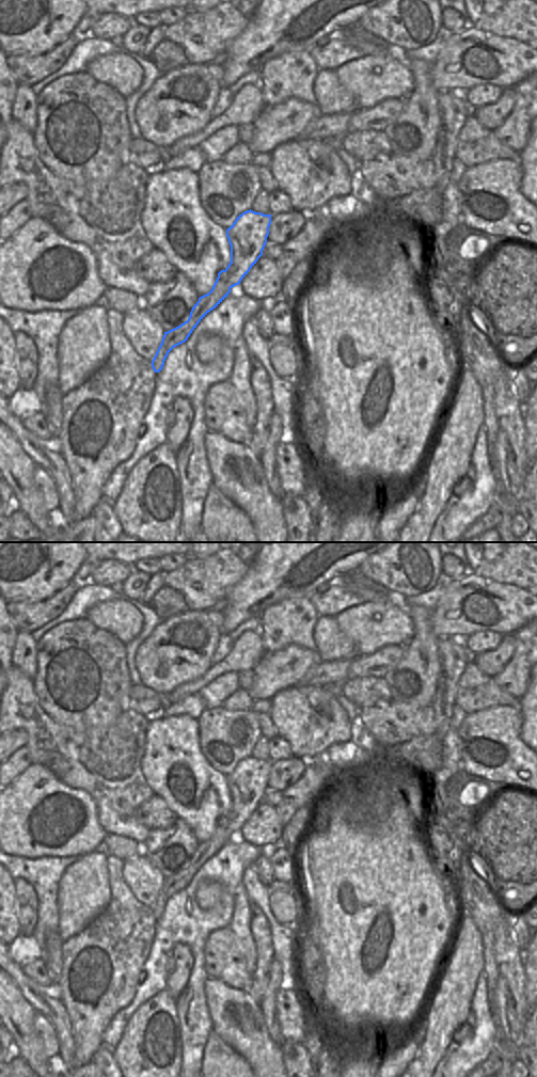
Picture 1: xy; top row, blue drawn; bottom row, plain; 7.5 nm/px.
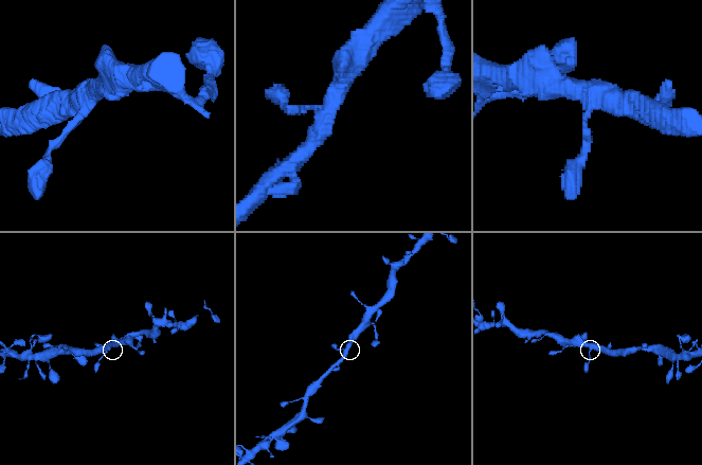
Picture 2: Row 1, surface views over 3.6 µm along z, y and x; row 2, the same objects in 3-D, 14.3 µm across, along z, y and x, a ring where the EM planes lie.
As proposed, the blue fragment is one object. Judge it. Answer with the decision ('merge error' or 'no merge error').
no merge error

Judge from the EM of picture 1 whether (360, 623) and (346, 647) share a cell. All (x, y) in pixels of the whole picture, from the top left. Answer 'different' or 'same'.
different

